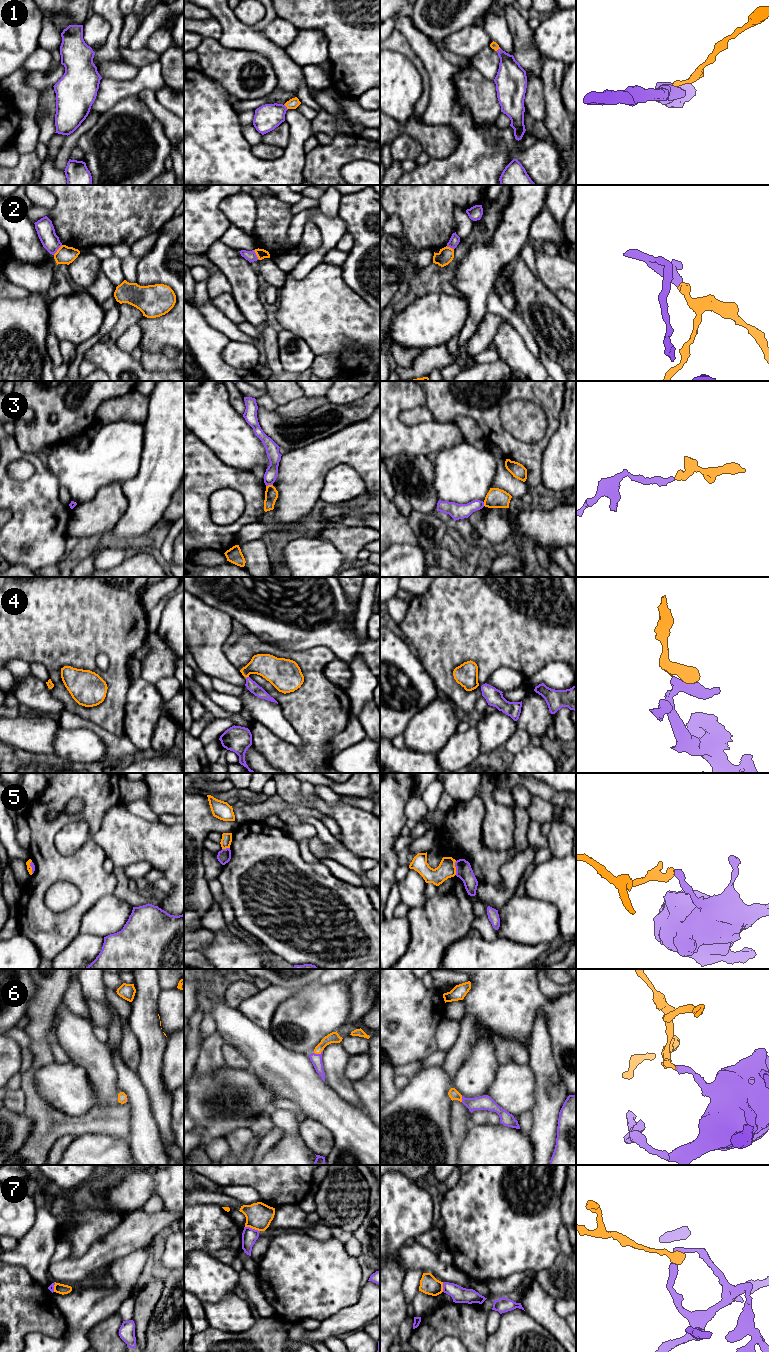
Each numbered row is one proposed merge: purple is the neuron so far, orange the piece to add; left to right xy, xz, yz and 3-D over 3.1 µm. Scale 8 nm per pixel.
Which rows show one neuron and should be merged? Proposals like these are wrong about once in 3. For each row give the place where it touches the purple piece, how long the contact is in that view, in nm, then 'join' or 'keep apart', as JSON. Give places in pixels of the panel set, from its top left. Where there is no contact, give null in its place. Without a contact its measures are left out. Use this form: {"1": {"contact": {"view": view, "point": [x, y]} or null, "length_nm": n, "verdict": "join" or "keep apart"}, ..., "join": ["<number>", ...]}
{"1": {"contact": {"view": "xz", "point": [286, 107]}, "length_nm": 50, "verdict": "join"}, "2": {"contact": {"view": "xy", "point": [57, 249]}, "length_nm": 110, "verdict": "keep apart"}, "3": {"contact": {"view": "xz", "point": [269, 484]}, "length_nm": 60, "verdict": "join"}, "4": {"contact": {"view": "xz", "point": [247, 677]}, "length_nm": 30, "verdict": "join"}, "5": {"contact": {"view": "yz", "point": [456, 868]}, "length_nm": 110, "verdict": "keep apart"}, "6": {"contact": {"view": "xz", "point": [318, 1054]}, "length_nm": 80, "verdict": "join"}, "7": {"contact": {"view": "xz", "point": [251, 1228]}, "length_nm": 130, "verdict": "keep apart"}, "join": ["1", "3", "4", "6"]}

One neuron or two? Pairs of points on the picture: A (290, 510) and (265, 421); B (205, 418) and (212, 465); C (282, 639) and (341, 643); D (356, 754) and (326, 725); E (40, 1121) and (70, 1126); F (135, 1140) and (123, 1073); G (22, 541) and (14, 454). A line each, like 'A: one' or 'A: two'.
A: two
B: two
C: one
D: two
E: one
F: one
G: one

